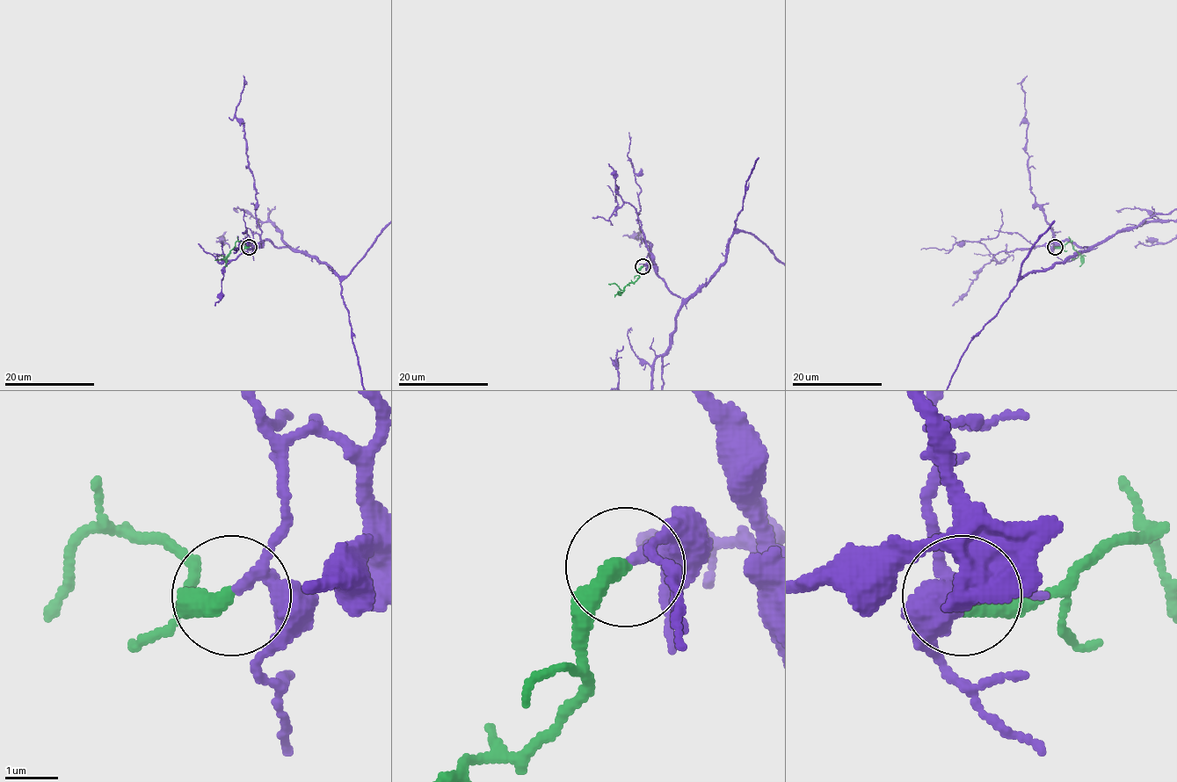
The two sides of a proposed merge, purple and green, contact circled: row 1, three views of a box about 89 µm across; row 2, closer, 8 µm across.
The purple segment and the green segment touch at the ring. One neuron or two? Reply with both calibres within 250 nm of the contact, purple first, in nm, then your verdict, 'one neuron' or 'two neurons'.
170/400 nm | one neuron

